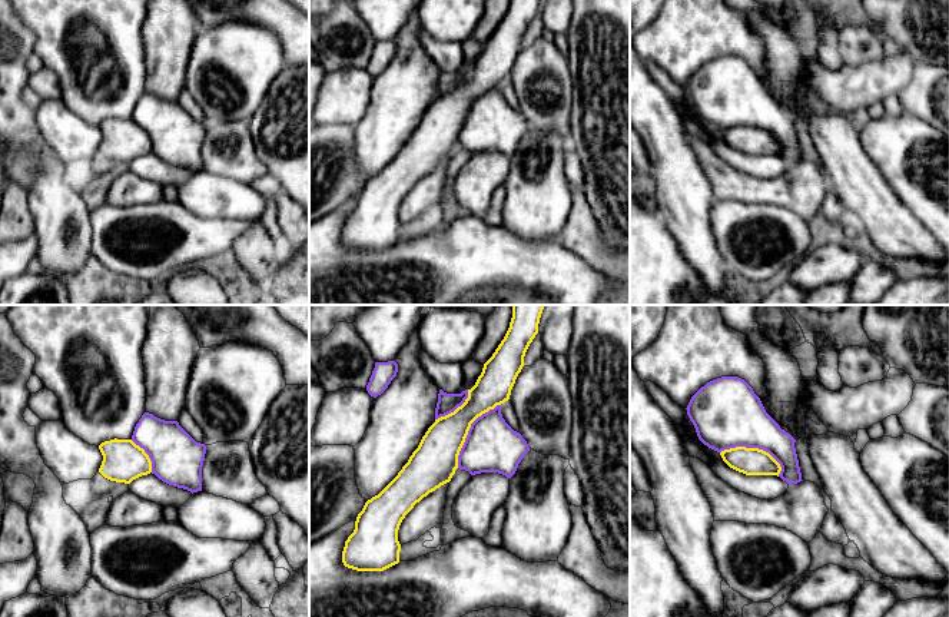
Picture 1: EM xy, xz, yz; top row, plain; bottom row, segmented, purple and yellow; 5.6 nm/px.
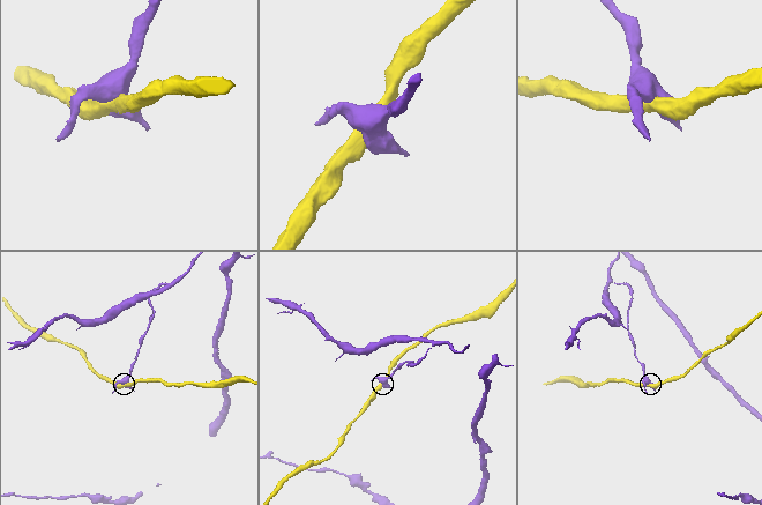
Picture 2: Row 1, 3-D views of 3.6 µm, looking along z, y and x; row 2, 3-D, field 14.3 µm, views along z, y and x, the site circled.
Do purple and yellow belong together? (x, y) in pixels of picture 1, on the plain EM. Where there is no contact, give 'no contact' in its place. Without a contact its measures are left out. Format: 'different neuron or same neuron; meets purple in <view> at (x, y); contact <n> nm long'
different neuron; meets purple in xz at (468, 110); contact 440 nm long

